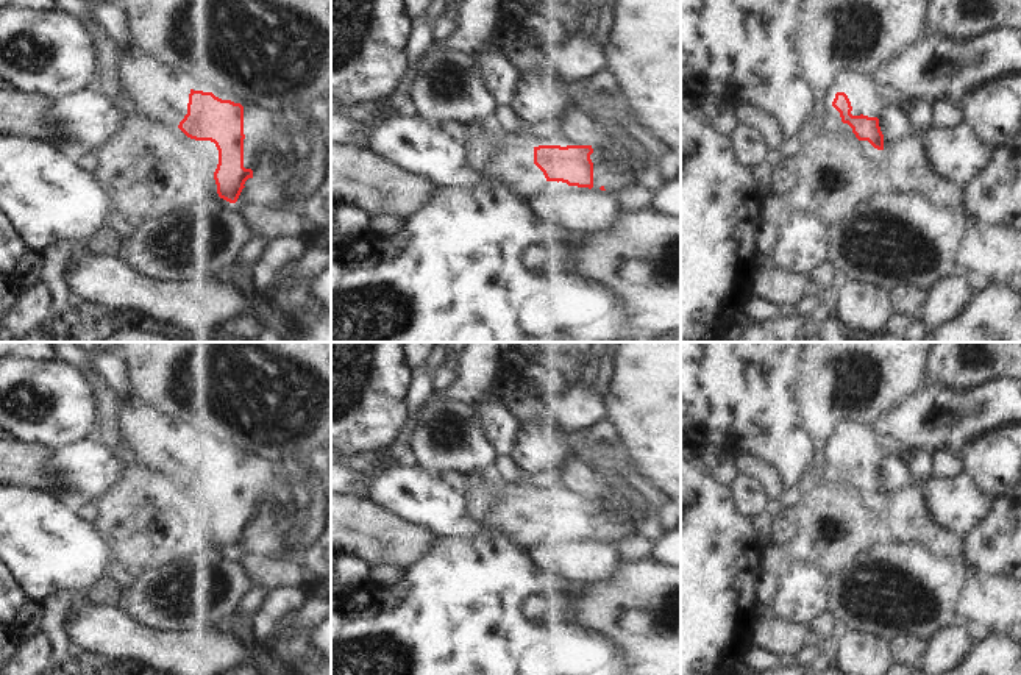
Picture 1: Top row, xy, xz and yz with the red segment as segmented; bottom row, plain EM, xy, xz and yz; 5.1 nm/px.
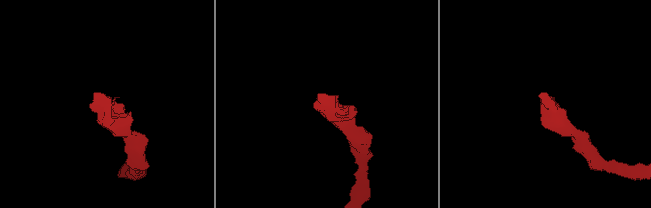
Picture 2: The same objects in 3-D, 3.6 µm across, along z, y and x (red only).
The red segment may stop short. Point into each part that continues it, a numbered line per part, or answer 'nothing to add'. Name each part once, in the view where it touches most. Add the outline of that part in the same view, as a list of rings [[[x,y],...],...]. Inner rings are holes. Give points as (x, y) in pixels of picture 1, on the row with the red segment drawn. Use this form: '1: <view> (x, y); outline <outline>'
1: yz (865, 99); outline [[[840,73],[837,77],[835,91],[824,100],[824,105],[831,105],[837,92],[845,92],[851,102],[852,116],[877,117],[885,94],[877,89],[871,80],[856,80],[851,75]]]

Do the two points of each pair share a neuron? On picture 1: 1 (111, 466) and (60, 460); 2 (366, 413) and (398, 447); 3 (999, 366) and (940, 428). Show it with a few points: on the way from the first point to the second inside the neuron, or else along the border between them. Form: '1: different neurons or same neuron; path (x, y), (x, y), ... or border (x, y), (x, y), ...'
1: same neuron; path (99, 466), (72, 466)
2: different neurons; border (406, 424), (380, 452)
3: different neurons; border (1004, 377), (970, 389), (951, 389), (945, 383)

